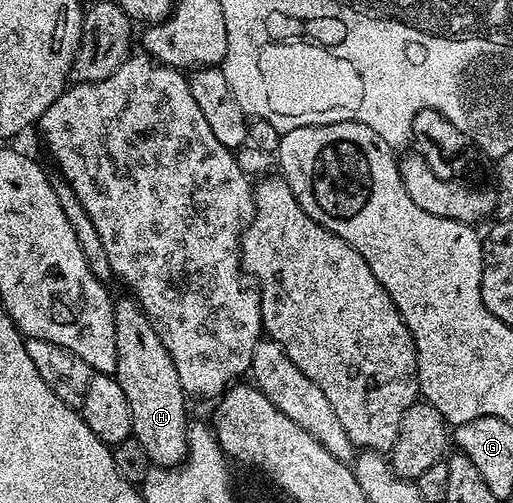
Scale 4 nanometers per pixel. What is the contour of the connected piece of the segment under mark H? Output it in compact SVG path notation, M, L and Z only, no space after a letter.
M117 297L112 308L116 329L114 377L130 403L132 435L145 449L149 463L157 469L172 469L188 453L188 400L166 344L162 344L136 299L123 297Z

